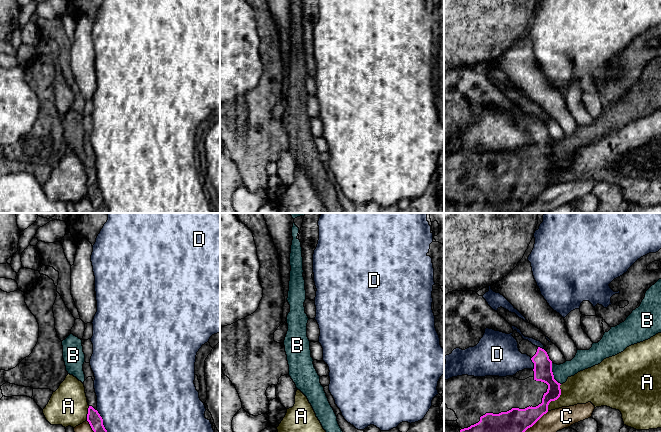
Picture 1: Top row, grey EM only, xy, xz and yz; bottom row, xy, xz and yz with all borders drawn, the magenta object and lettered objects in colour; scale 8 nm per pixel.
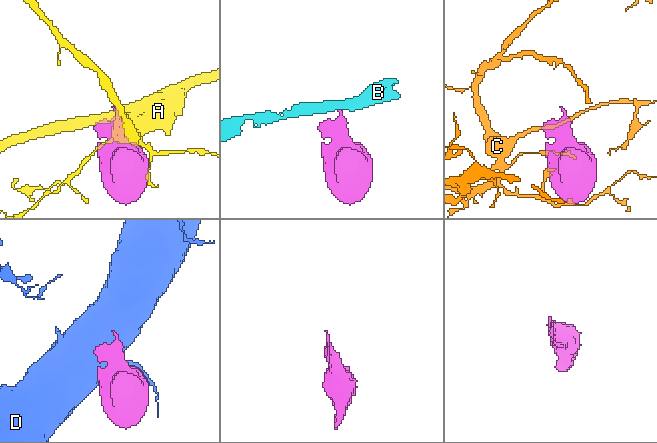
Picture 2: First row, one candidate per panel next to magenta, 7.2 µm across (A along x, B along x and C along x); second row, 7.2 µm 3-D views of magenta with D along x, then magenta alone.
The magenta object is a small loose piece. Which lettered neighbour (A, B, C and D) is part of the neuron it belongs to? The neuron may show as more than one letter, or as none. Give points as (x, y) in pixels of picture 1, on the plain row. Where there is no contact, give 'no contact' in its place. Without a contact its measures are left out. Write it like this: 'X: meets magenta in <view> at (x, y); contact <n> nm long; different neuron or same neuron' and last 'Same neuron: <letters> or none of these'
A: meets magenta in yz at (556, 175); contact 240 nm long; different neuron
B: meets magenta in yz at (552, 150); contact 190 nm long; different neuron
C: meets magenta in yz at (533, 200); contact 320 nm long; different neuron
D: meets magenta in yz at (534, 140); contact 100 nm long; different neuron
Same neuron: none of these

